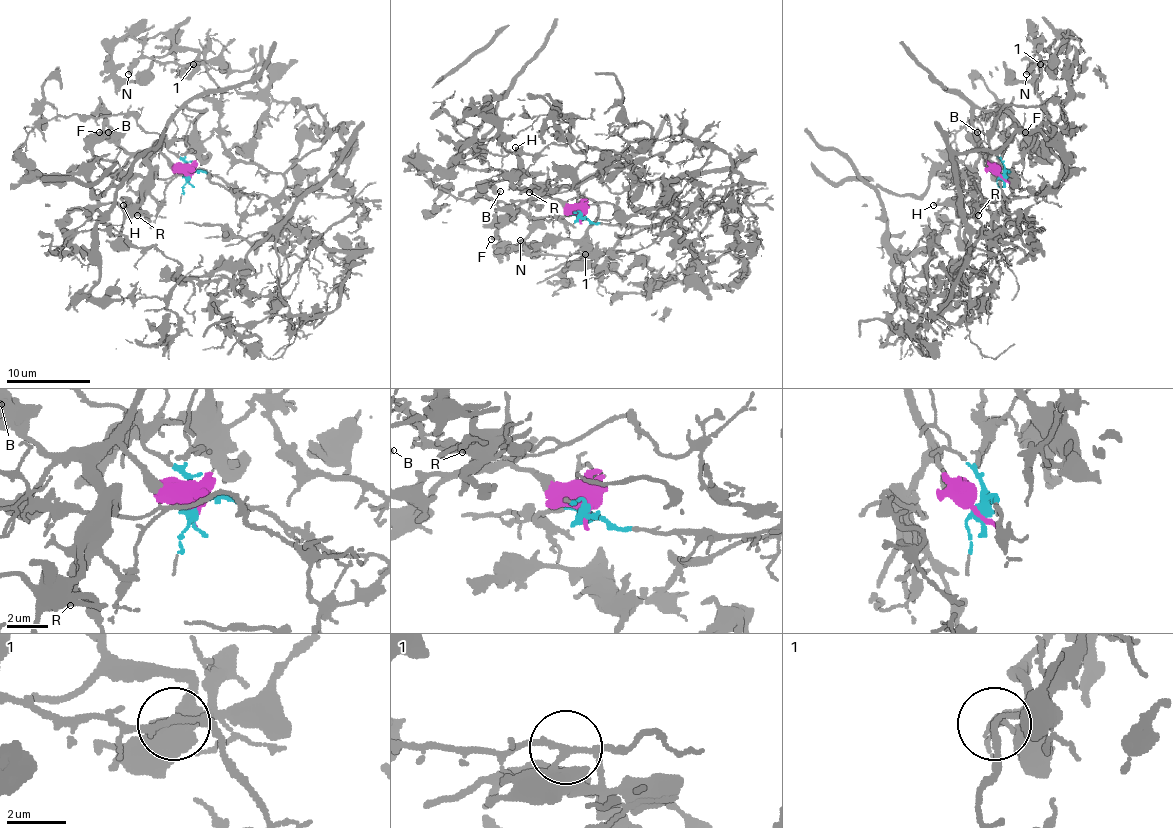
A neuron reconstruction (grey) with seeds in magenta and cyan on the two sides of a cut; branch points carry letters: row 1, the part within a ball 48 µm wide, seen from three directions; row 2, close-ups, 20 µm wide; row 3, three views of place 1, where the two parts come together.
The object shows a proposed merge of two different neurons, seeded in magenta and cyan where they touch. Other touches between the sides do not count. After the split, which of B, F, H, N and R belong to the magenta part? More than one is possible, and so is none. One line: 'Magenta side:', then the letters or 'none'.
Magenta side: B, F, H, R

